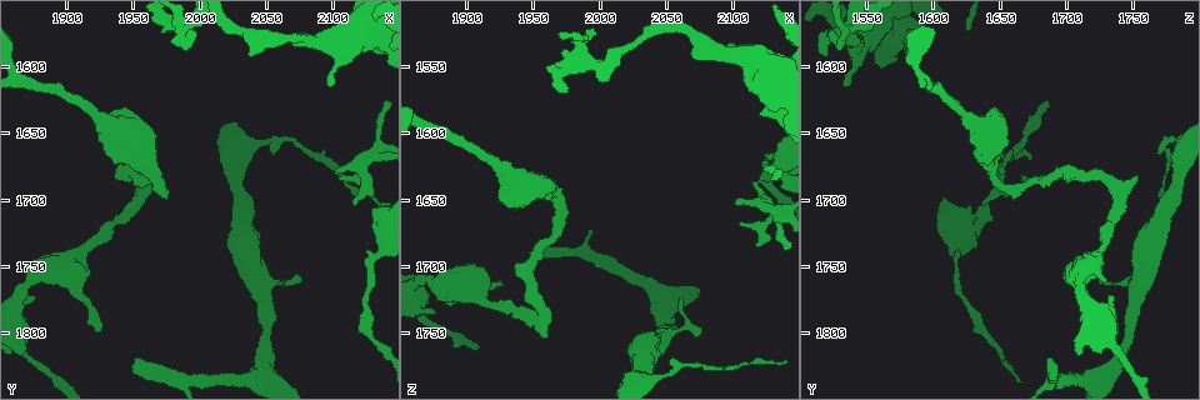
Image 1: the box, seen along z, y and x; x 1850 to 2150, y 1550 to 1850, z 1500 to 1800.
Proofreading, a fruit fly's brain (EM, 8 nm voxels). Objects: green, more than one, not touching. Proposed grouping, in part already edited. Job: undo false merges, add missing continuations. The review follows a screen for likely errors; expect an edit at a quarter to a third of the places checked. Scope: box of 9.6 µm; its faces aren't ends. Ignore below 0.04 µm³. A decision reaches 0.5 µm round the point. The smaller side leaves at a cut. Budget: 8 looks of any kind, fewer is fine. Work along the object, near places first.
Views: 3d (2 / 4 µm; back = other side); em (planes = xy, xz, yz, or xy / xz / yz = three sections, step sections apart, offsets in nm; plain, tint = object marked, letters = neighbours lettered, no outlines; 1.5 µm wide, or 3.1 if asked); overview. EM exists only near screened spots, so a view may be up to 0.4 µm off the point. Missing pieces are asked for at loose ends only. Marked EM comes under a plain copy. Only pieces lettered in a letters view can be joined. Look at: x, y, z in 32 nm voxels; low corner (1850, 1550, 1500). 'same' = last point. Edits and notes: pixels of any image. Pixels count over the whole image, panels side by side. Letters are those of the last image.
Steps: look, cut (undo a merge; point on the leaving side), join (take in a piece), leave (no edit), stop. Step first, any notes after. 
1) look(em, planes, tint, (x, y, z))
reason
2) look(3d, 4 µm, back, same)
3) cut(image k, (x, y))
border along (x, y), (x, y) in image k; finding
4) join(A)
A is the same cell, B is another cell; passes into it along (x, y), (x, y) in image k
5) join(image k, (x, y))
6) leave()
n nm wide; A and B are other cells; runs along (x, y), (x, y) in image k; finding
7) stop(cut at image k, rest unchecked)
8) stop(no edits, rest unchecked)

look(em, xy, step 8, tint, (2102, 1680, 1650))
free end

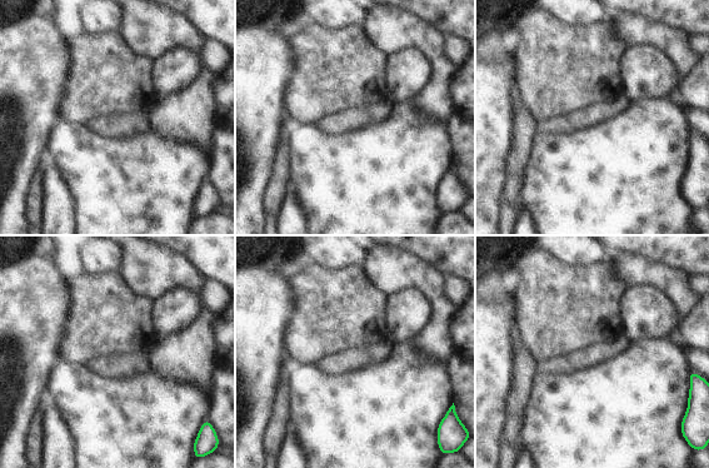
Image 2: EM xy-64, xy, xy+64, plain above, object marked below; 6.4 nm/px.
look(em, planes, tint, same)
another direction

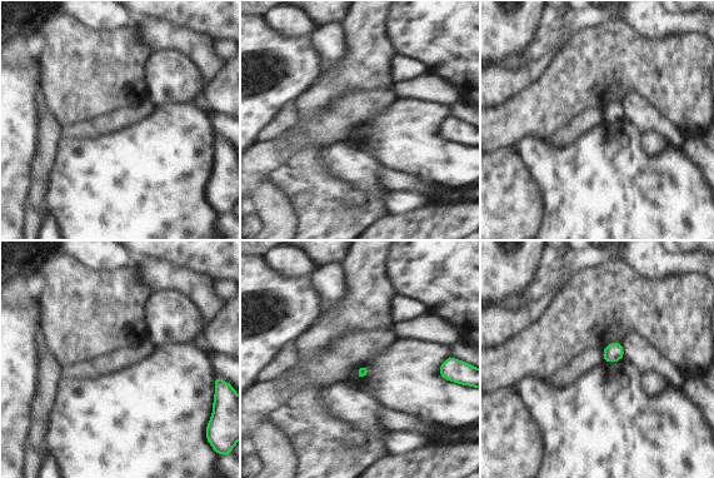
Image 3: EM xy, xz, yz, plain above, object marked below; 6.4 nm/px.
look(em, planes, letters, same)
see the neighbours

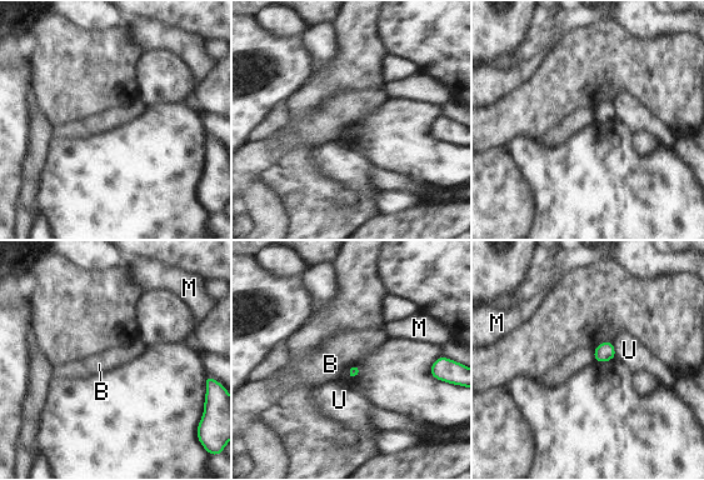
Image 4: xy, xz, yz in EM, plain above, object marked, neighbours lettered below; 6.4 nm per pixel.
leave()
B, M and U are other cells; no lettered piece goes on from it

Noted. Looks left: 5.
look(3d, 4 µm, (1932, 1644, 1632))
calibre changes

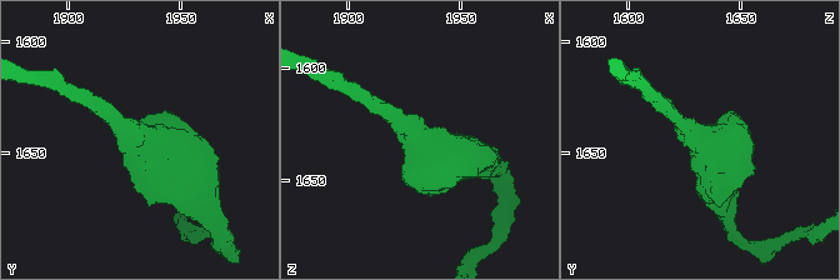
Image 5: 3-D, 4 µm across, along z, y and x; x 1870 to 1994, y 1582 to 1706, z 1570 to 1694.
look(em, xy, step 8, letters, (1931, 1644, 1633))
now the EM

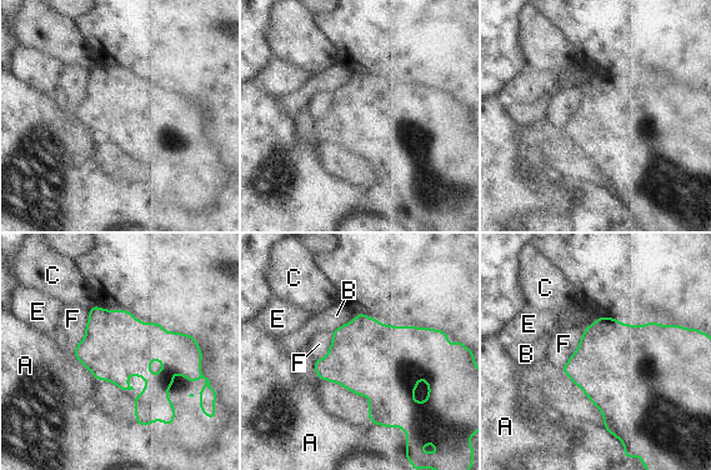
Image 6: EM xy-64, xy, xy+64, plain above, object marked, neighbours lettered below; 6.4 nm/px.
look(em, planes, letters, same)
cut it another way

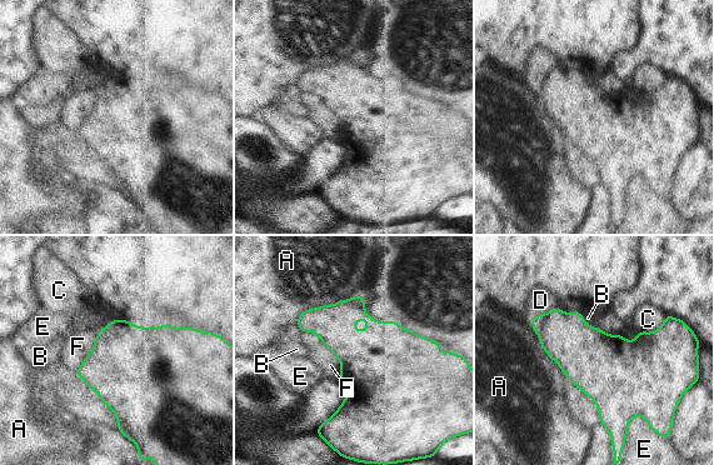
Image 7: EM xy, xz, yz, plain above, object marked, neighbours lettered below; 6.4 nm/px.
leave()
A touches over 480 nm; A, B, C, D, E and F are other cells; border along (301, 330), (334, 355), (339, 376) in image 7; all the same neuron

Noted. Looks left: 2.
look(3d, 2 µm, back, (1958, 1682, 1752))
branch stops here

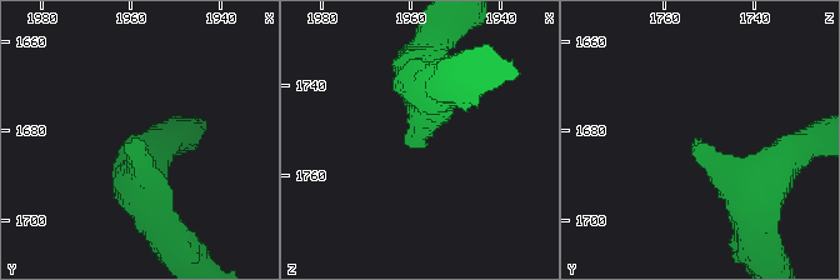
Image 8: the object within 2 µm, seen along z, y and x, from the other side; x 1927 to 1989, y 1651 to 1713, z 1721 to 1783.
look(em, planes, letters, (1959, 1681, 1753))
need the tissue

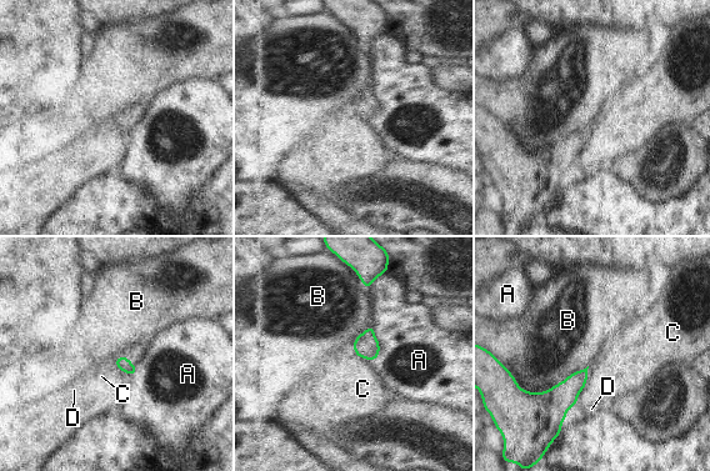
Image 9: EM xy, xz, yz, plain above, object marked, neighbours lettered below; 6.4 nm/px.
leave()
A, B, C and D are other cells; border along (588, 365), (544, 391), (511, 375) in image 9; no lettered piece goes on from it

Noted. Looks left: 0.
stop(no edits, rest unchecked)

